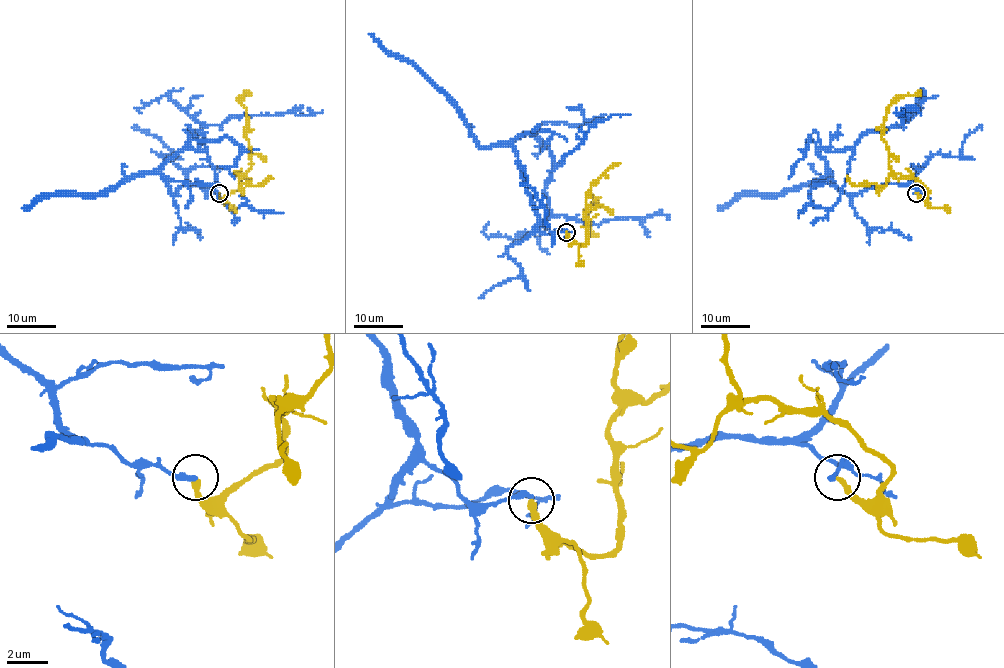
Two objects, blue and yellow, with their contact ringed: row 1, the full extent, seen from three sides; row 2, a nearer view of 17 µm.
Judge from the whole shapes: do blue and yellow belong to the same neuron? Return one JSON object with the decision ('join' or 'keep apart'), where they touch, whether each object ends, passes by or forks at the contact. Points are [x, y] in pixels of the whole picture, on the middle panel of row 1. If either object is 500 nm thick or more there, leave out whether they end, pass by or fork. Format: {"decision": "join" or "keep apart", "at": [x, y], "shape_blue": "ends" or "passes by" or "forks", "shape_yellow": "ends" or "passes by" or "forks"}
{"decision": "keep apart", "at": [566, 232], "shape_blue": "ends", "shape_yellow": "ends"}

